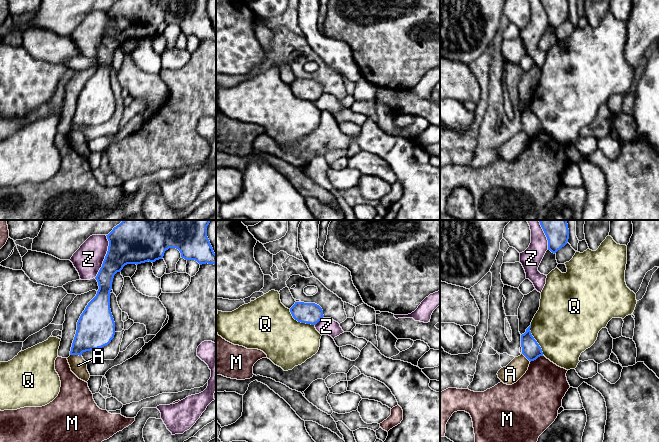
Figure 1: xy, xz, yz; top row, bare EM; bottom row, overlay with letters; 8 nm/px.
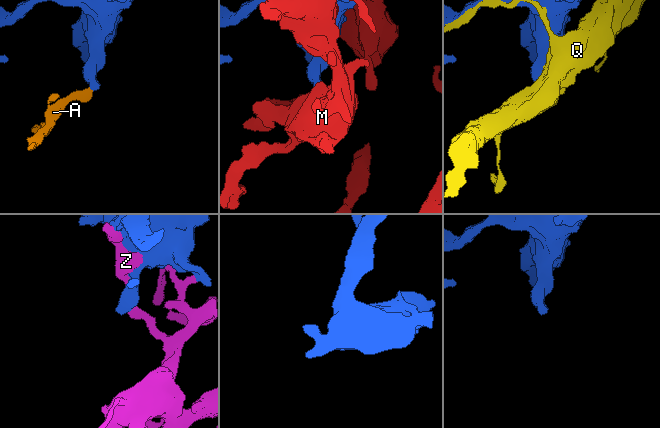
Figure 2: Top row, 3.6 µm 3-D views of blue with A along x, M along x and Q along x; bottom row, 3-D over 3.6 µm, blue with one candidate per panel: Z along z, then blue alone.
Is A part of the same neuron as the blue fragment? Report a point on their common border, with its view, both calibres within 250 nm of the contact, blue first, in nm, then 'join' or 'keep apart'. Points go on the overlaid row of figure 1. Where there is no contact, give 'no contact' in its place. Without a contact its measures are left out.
contact xy (75, 354); calibres 300 and 140 nm; keep apart

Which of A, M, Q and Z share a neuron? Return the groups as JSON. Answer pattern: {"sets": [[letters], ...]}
{"sets": [["A"], ["M"], ["Q"], ["Z"]]}

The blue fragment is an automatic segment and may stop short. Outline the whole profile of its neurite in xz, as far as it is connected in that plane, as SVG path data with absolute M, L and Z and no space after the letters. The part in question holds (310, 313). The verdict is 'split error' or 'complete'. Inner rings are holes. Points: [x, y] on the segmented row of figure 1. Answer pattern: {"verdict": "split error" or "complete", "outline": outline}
{"verdict": "complete", "outline": "M295 302L290 312L298 322L311 325L316 325L324 317L322 308L315 303Z"}

